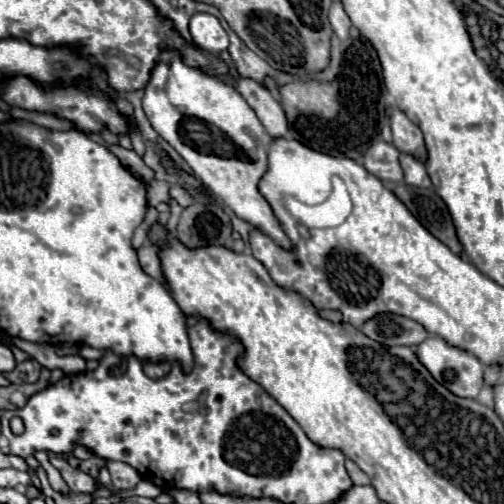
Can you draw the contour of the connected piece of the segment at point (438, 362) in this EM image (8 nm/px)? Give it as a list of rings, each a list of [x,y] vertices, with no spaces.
[[[428,337],[418,345],[418,359],[432,377],[458,397],[478,397],[484,387],[484,367],[472,353],[448,345],[442,337]]]

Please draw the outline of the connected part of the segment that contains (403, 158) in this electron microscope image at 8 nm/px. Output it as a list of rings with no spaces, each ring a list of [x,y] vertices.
[[[400,153],[400,165],[404,169],[404,181],[406,185],[412,185],[412,187],[430,187],[430,177],[426,173],[426,167],[424,163],[420,163],[418,159],[406,155],[406,153]]]

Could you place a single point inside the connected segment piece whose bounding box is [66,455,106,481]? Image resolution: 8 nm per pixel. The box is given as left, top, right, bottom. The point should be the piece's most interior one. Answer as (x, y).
(91, 465)

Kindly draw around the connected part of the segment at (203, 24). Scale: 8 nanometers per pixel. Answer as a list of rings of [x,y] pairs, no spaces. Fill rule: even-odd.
[[[196,13],[190,19],[190,33],[198,47],[208,53],[220,53],[228,49],[228,33],[222,29],[220,21],[210,13]]]

